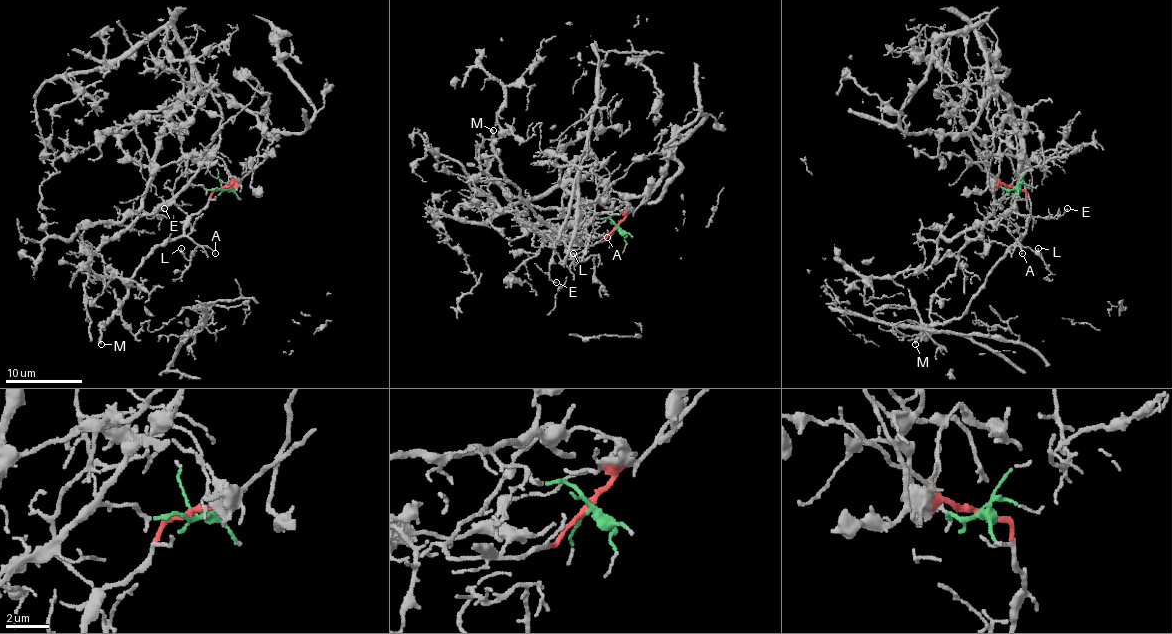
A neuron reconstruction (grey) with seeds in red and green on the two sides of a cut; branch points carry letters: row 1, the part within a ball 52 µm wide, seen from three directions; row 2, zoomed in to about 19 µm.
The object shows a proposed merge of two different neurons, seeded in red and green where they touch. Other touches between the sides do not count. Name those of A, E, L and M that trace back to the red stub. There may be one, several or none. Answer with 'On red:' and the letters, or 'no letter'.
On red: A, L, M

